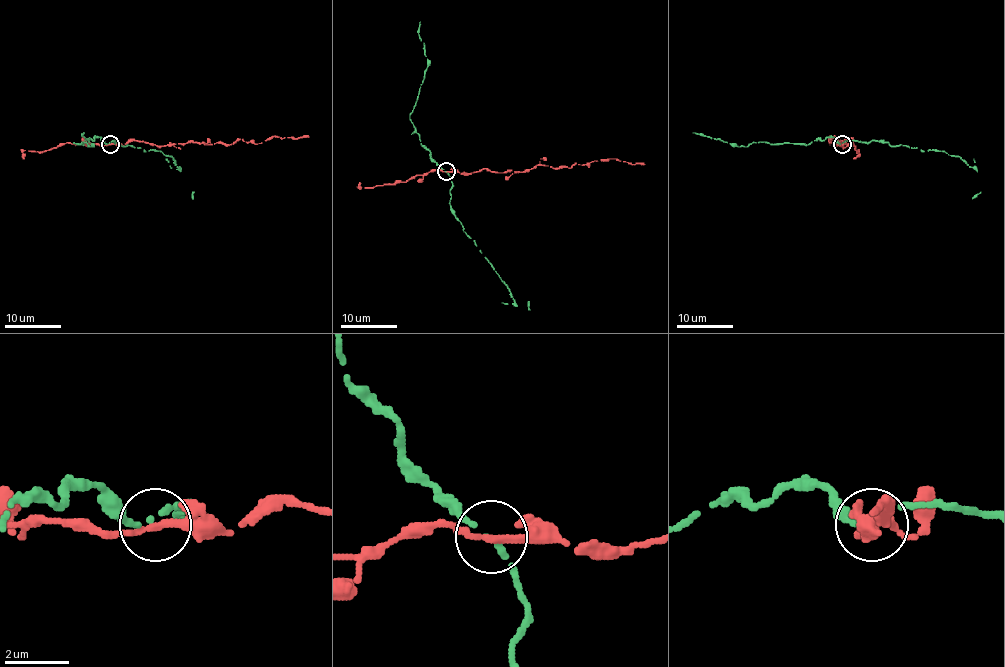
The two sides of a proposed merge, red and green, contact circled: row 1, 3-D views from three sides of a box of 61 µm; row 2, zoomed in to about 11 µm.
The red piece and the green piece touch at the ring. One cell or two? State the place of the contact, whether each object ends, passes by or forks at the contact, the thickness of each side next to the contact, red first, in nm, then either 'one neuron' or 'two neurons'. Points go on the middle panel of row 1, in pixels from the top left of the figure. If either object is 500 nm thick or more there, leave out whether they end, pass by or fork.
place (446, 171); red passes by; green ends; calibres 200 and 200 nm; two neurons

